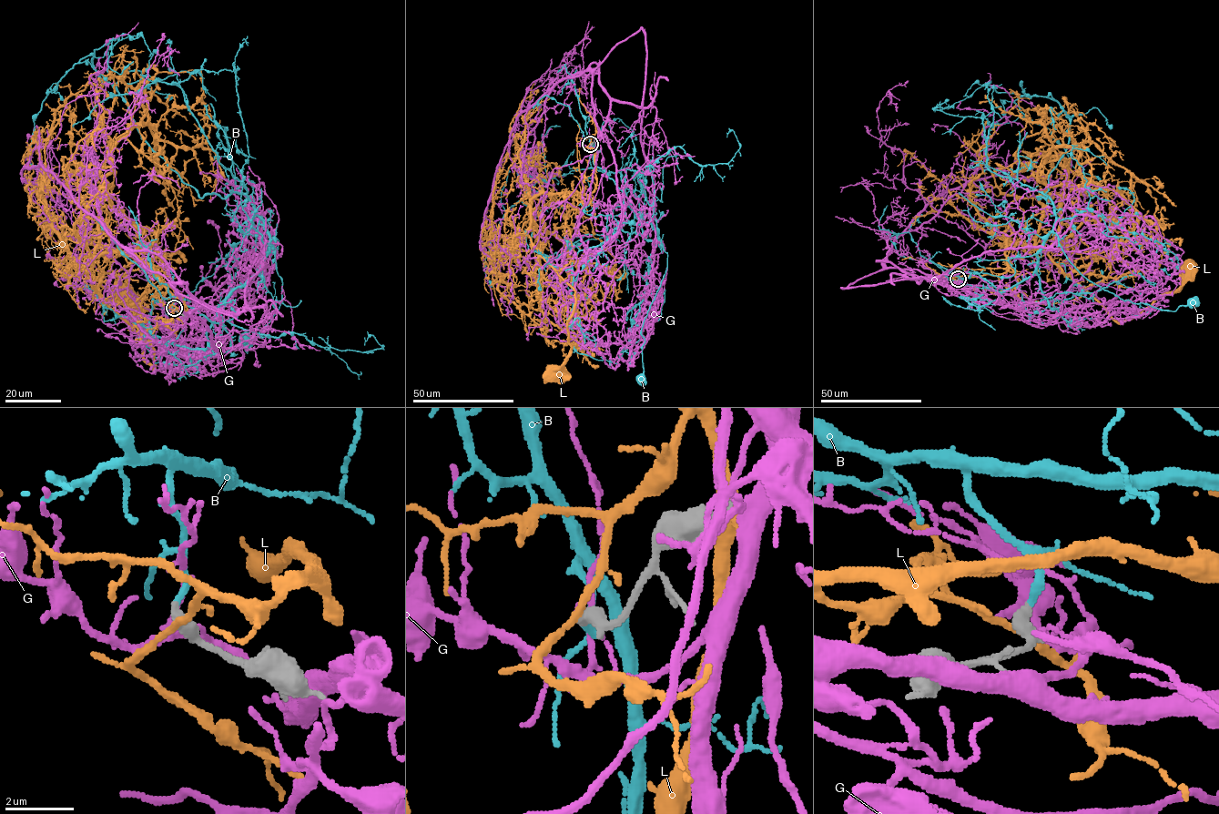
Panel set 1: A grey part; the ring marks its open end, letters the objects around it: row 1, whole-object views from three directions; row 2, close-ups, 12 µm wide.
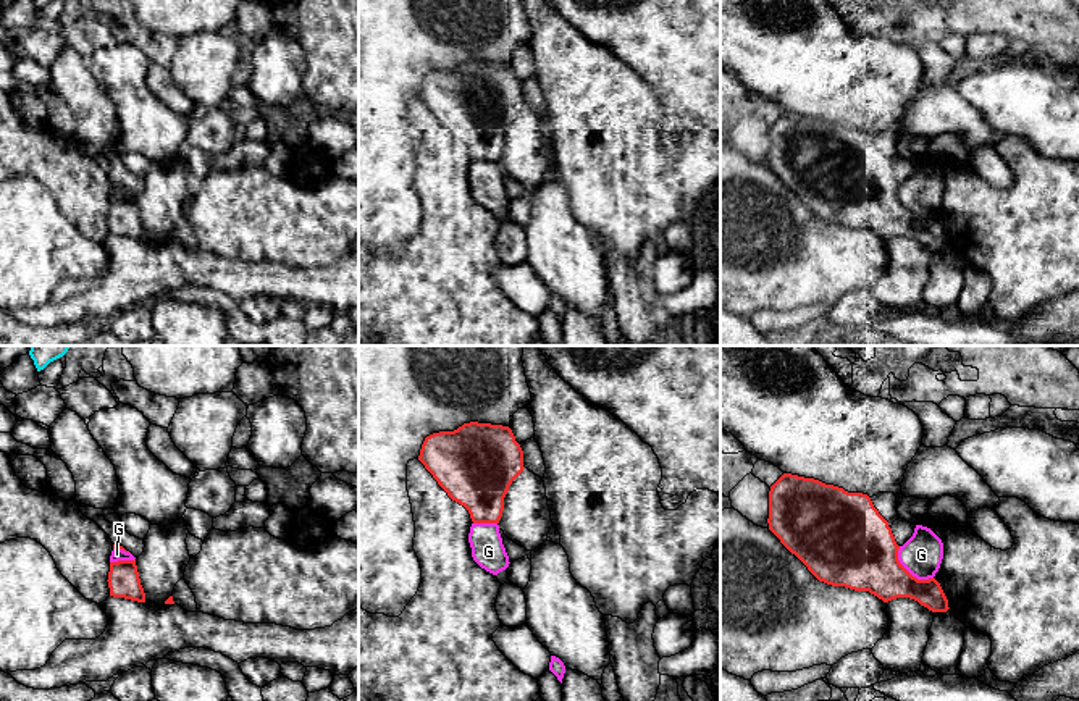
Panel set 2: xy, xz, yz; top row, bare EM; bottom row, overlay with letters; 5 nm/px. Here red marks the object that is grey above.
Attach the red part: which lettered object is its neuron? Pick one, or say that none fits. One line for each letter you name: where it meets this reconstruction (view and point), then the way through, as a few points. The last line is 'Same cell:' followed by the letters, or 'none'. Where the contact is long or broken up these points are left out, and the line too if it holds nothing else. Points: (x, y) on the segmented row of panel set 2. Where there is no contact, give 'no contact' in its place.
B: no contact
Same cell: B

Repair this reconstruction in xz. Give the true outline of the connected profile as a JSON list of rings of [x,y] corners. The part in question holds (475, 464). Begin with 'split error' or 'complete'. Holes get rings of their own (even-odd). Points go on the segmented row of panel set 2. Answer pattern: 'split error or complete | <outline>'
complete | [[[470,422],[454,431],[425,438],[418,460],[447,496],[464,506],[473,523],[499,523],[504,497],[512,481],[523,472],[523,451],[509,426]]]

